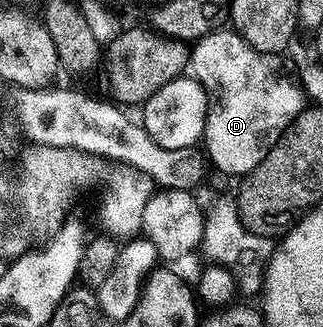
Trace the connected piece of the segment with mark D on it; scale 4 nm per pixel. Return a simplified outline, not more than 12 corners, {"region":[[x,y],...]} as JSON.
{"region":[[218,30],[188,53],[203,151],[244,178],[301,113],[278,53]]}

